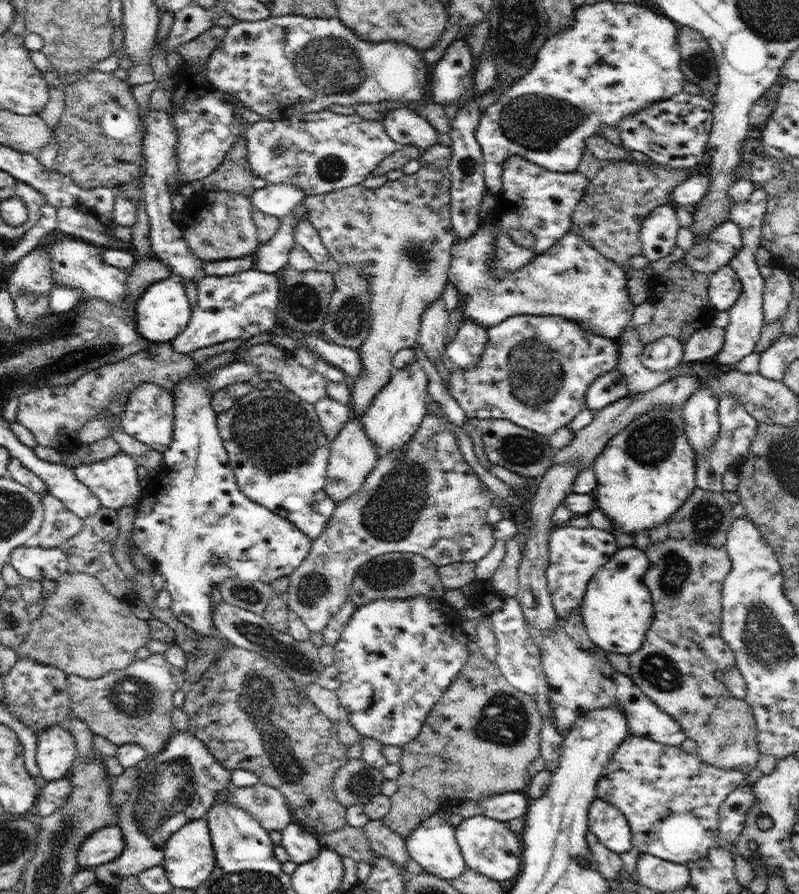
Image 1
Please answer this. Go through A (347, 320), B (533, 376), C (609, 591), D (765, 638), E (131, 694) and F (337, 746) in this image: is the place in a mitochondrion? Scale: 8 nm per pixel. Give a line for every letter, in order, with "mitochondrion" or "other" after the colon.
A: mitochondrion
B: mitochondrion
C: other
D: mitochondrion
E: mitochondrion
F: other

